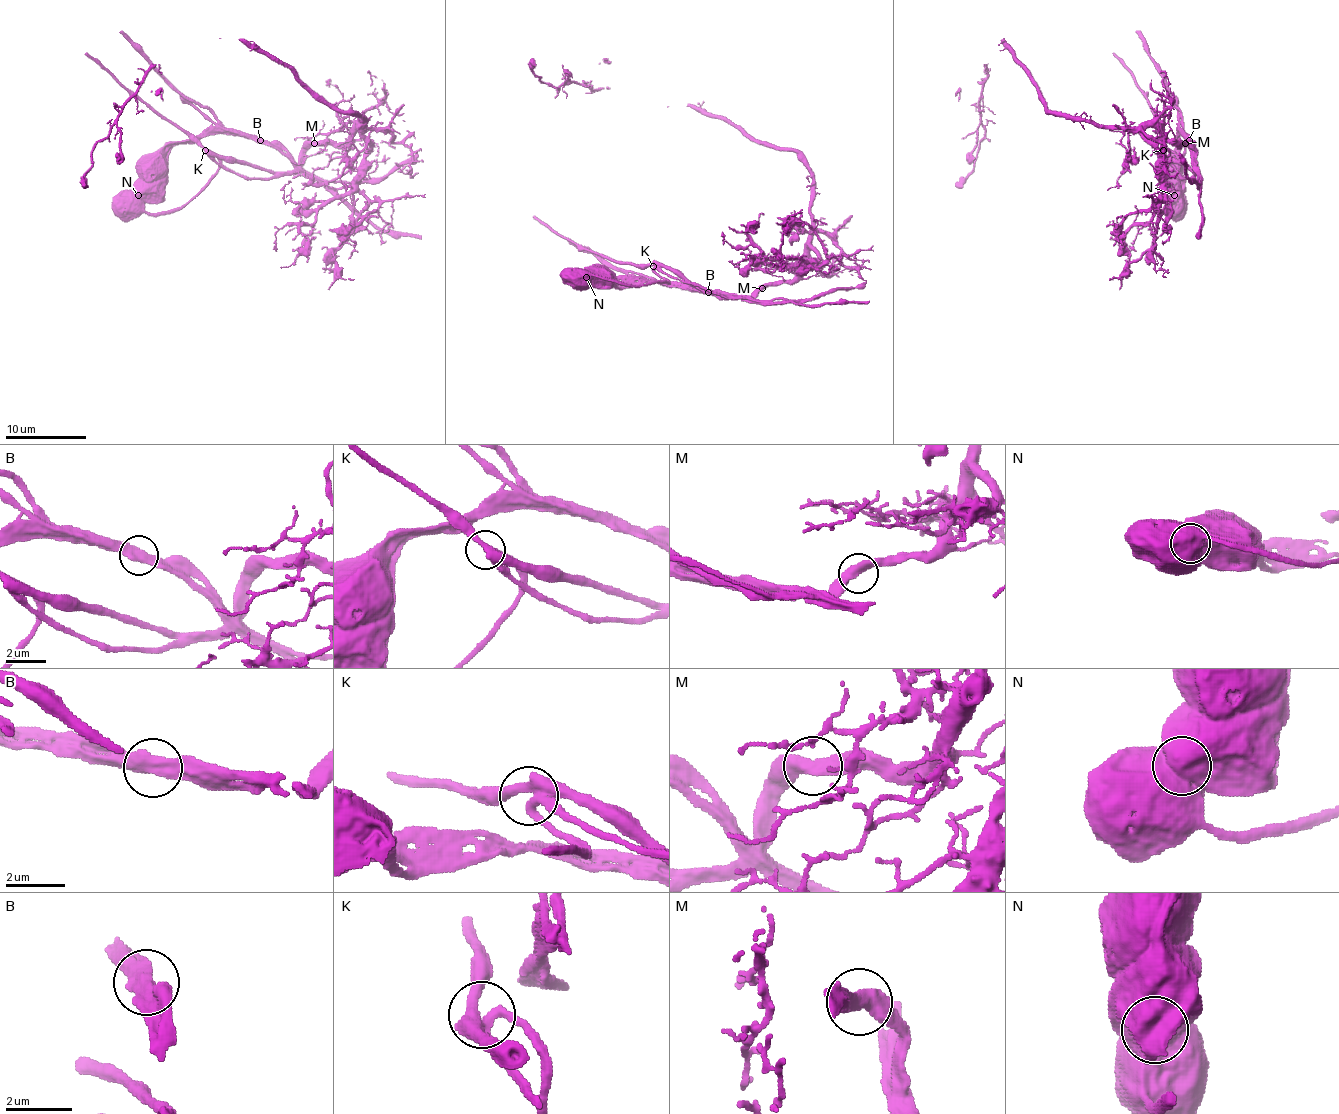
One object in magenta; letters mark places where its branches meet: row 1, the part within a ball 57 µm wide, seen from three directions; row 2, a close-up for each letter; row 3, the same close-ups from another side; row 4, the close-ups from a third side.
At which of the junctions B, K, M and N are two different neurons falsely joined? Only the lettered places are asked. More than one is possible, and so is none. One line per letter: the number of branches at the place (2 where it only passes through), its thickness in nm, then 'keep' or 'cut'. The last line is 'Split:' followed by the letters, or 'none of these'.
B: 2 branches meet; 500 nm thick; cut
K: 4 branches meet; 380 nm thick; keep
M: 2 branches meet; 460 nm thick; keep
N: 2 branches meet; 1100 nm thick; cut
Split: B, N

